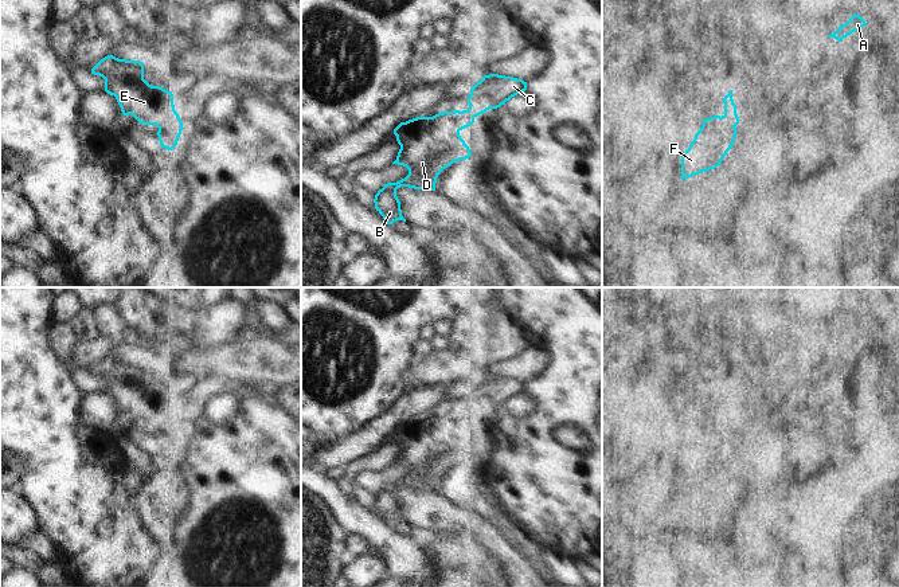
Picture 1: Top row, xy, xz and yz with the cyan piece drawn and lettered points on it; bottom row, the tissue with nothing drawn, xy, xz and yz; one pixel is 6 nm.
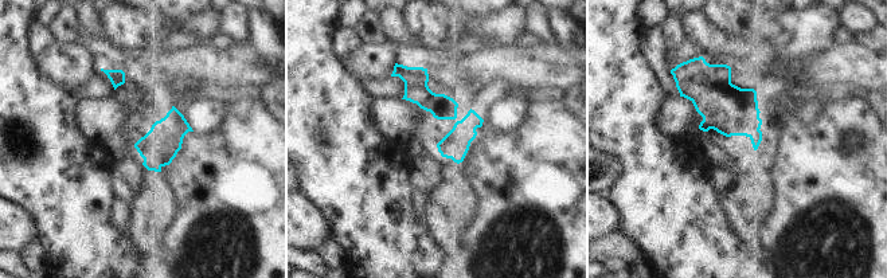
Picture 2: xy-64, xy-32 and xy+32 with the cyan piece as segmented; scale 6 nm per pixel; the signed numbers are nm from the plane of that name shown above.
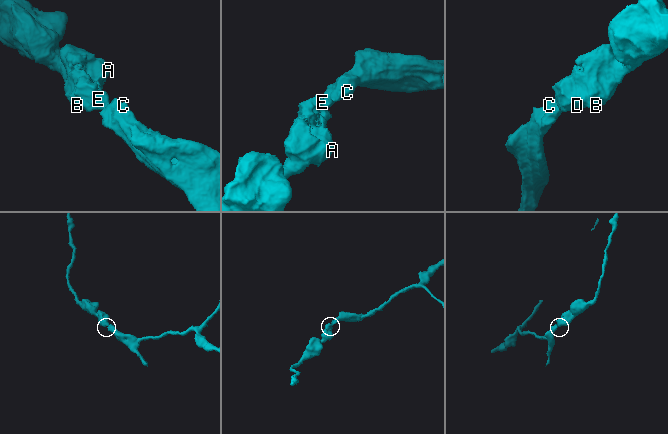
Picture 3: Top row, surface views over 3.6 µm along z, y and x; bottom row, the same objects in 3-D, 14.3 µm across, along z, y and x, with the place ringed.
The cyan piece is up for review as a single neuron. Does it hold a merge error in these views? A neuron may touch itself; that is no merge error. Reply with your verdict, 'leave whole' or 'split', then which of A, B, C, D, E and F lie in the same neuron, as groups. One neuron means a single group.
leave whole | A B C D E F

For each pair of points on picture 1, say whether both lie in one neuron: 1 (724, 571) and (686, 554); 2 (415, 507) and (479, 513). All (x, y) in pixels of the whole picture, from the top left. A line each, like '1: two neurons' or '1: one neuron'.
1: one neuron
2: one neuron

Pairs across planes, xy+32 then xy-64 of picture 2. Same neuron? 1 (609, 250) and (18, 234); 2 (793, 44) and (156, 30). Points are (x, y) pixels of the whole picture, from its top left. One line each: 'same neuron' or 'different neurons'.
1: different neurons
2: different neurons

